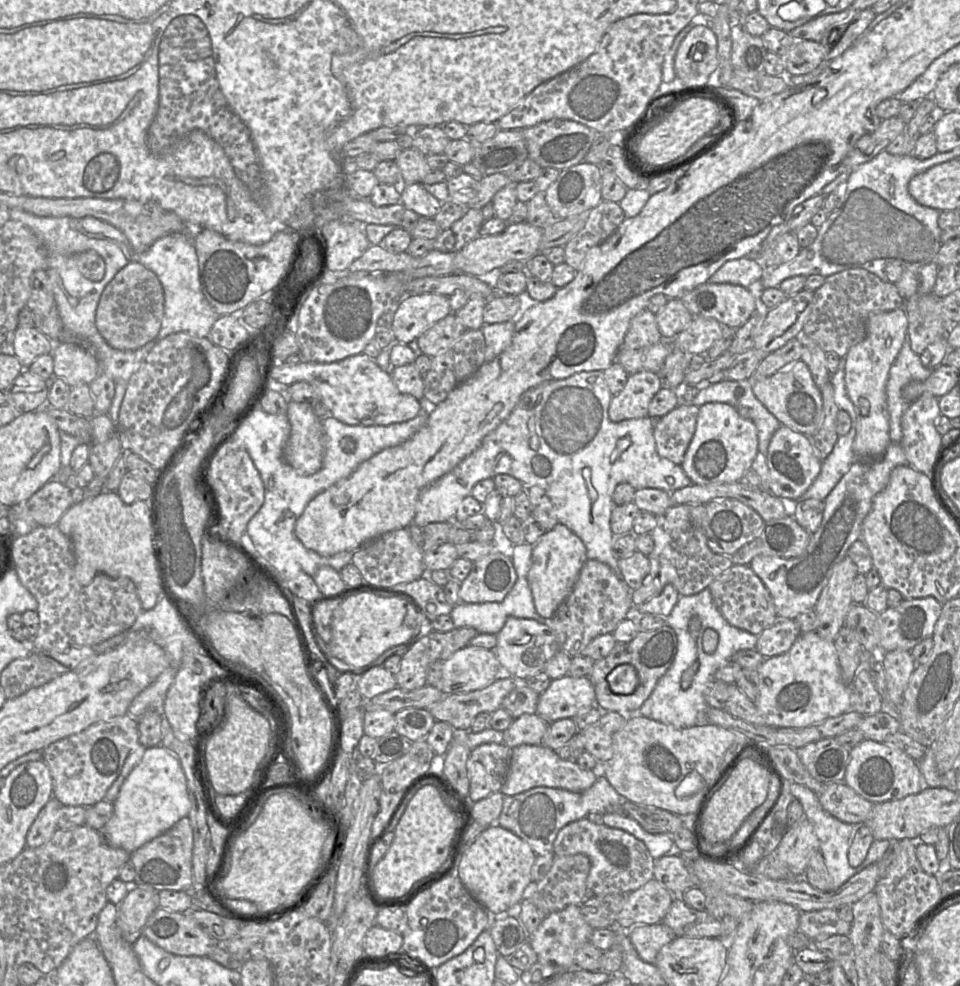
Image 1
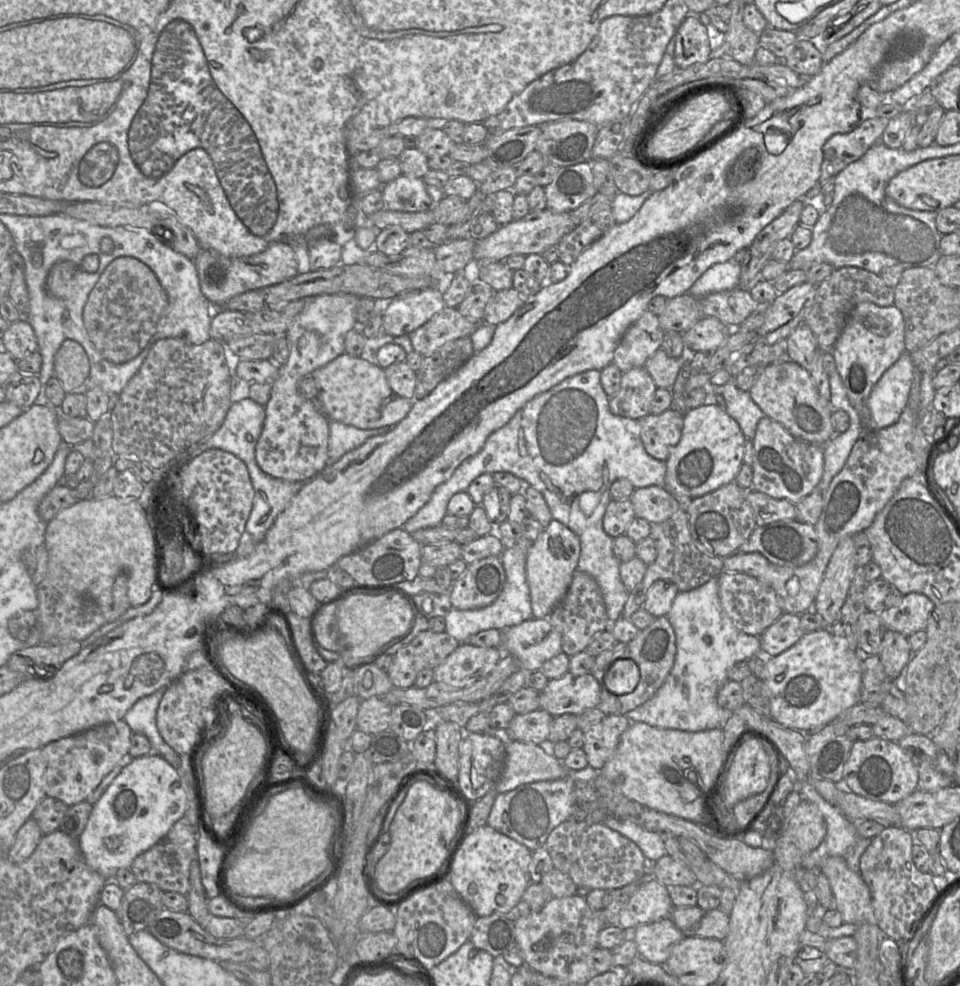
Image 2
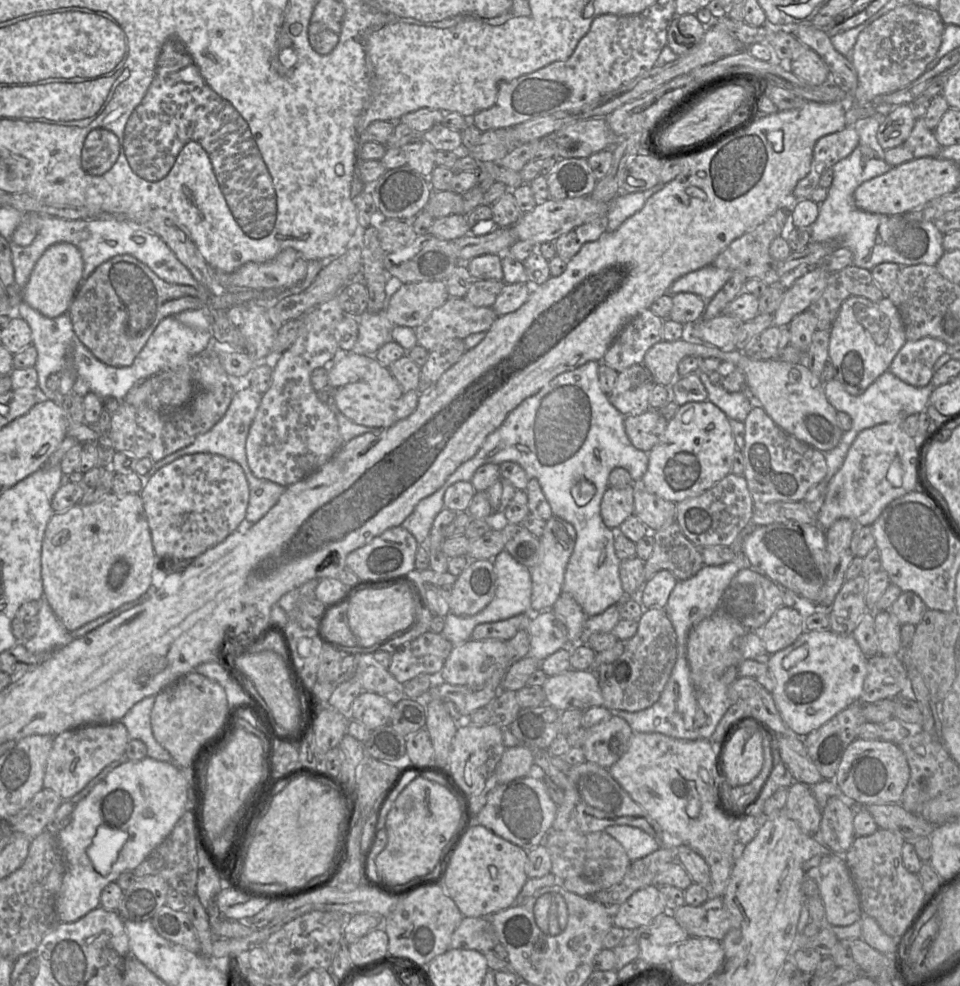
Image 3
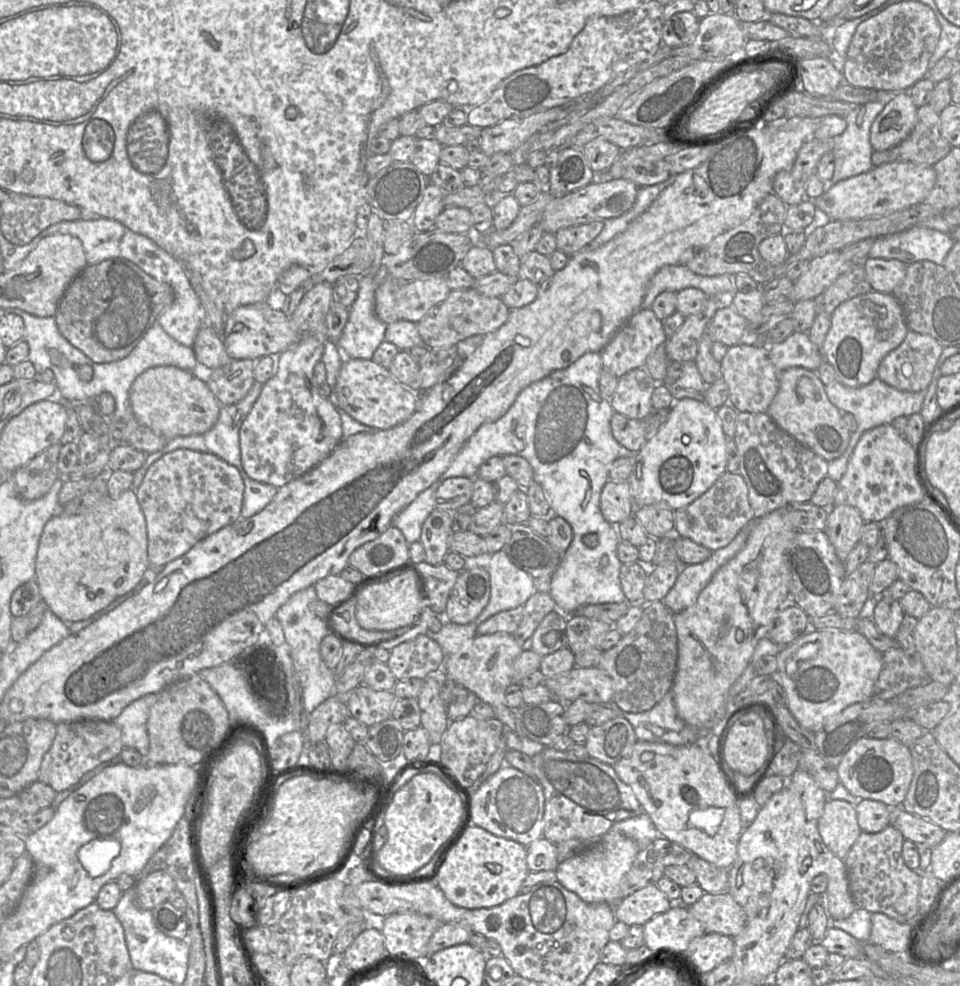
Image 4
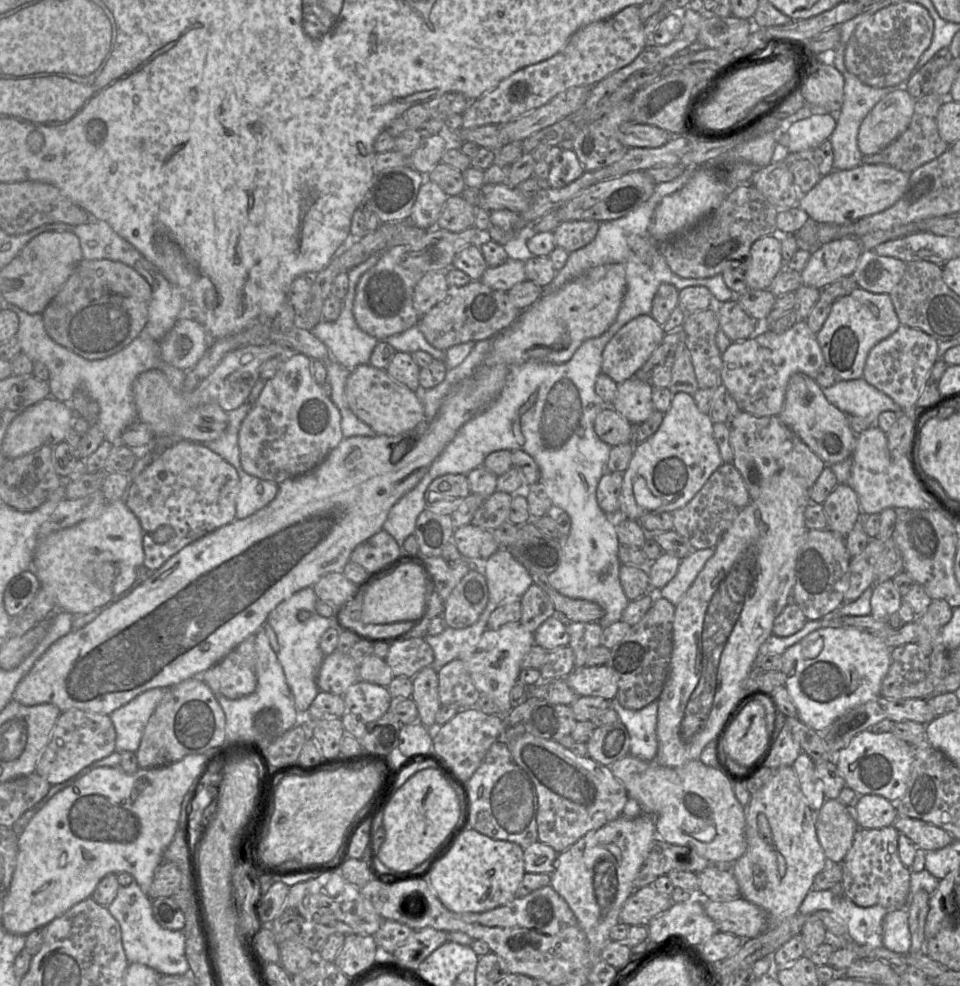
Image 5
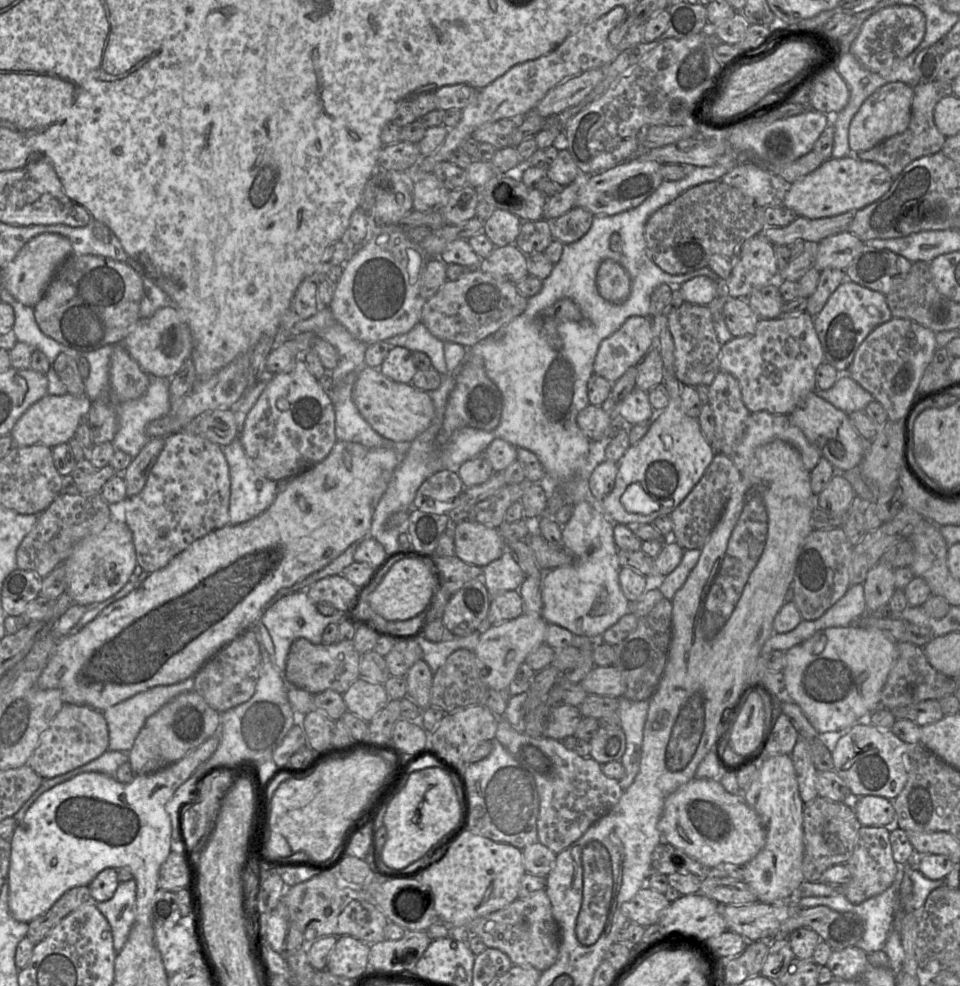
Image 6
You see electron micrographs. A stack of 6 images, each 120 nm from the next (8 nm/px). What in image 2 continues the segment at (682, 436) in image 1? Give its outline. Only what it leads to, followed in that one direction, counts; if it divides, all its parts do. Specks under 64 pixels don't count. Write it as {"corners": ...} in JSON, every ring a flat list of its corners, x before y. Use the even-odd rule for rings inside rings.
{"corners":[[668,409,660,414,649,413,638,422,646,452,658,460,666,461,681,438,684,415]]}

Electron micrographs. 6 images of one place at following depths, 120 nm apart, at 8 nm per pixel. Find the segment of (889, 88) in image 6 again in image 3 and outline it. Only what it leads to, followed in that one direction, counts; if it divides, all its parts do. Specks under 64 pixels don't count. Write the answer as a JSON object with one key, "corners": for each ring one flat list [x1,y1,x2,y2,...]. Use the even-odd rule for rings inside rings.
{"corners":[[909,104,894,107,877,131,877,140,881,147,886,151,903,144,912,132,915,121]]}

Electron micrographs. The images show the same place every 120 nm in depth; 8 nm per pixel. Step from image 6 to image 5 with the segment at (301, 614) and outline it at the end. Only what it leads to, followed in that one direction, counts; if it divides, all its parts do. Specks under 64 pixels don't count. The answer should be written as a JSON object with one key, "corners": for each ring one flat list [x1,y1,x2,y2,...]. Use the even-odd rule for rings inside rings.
{"corners":[[312,587,304,588,281,602,268,615,266,624,270,625,279,644,278,660,294,698,297,711,305,716,312,701,319,692,317,677,324,658,320,649,320,639,323,633,334,627,331,617,322,617,316,611,317,597],[305,610,309,613,308,620,301,622,298,613]]}

